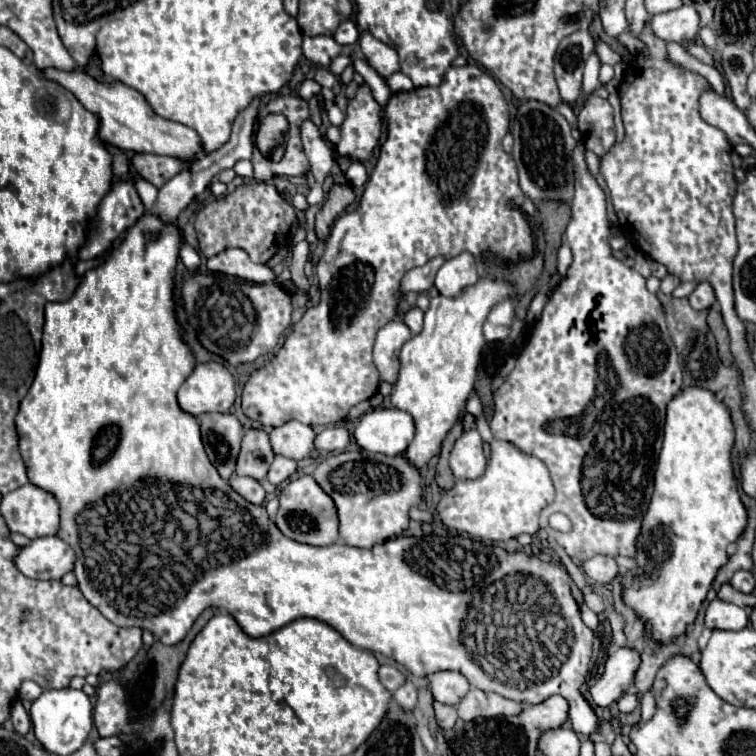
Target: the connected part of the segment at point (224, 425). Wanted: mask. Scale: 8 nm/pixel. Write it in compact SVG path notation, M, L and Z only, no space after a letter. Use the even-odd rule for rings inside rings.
M202 414L198 416L198 424L202 430L204 450L220 472L220 476L228 482L234 474L236 456L240 452L240 442L244 436L244 428L236 420L234 414Z

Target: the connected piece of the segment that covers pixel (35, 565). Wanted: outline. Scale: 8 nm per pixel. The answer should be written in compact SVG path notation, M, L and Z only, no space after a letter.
M42 536L18 548L14 564L28 578L60 580L74 566L74 550L56 536Z

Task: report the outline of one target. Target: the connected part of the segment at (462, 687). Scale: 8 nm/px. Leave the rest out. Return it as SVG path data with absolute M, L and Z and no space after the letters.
M444 670L444 672L434 672L426 676L432 688L432 694L438 702L444 704L458 704L458 700L468 692L470 684L466 676L462 676L456 670Z

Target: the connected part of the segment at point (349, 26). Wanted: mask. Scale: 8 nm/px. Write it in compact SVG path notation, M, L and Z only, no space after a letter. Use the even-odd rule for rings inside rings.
M344 20L338 28L336 28L336 32L334 32L334 40L338 42L338 44L354 44L356 40L358 40L358 28L356 28L356 24L354 22L350 22L350 20Z

